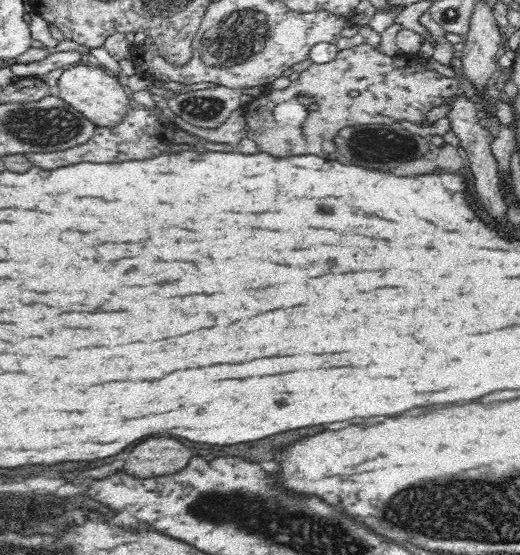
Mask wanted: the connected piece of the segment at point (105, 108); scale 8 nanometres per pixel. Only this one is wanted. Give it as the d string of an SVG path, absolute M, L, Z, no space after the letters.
M77 65L64 68L58 80L58 90L56 92L72 108L84 115L94 127L114 128L122 124L124 116L128 115L130 100L126 95L126 90L122 88L117 77L110 74L100 65Z

